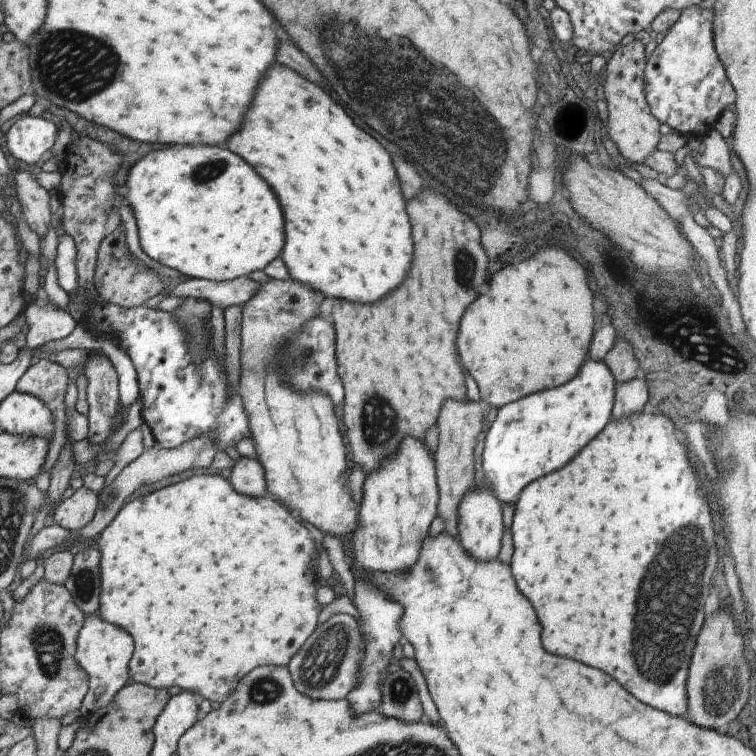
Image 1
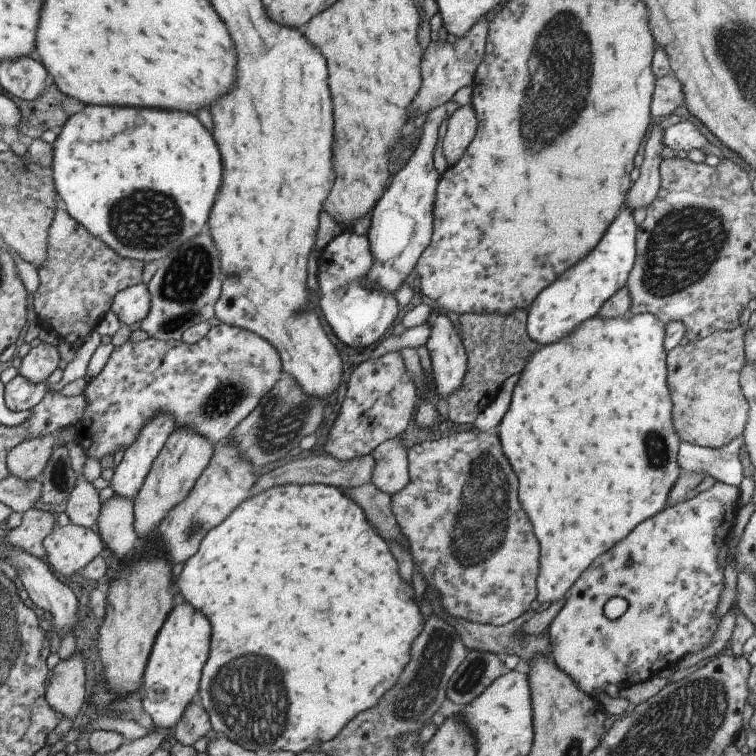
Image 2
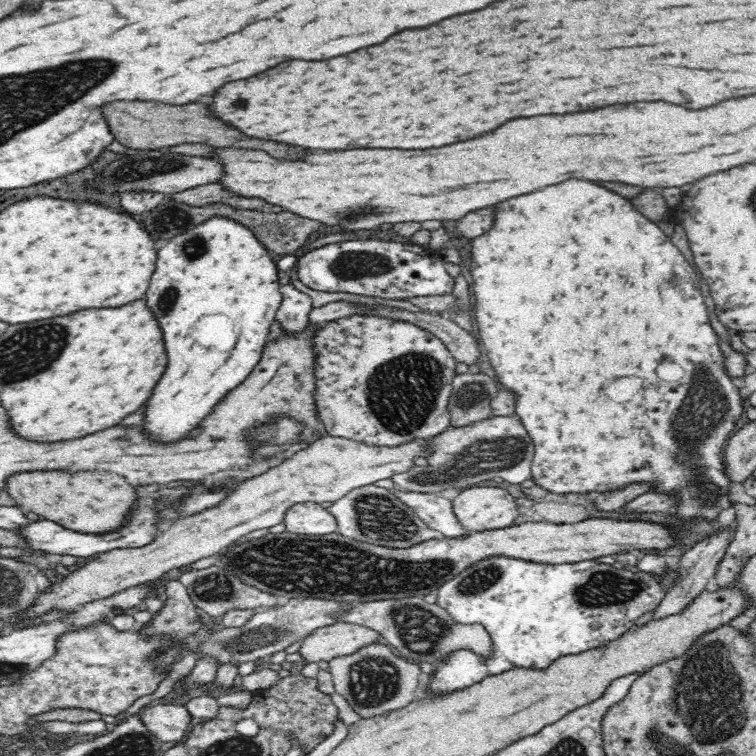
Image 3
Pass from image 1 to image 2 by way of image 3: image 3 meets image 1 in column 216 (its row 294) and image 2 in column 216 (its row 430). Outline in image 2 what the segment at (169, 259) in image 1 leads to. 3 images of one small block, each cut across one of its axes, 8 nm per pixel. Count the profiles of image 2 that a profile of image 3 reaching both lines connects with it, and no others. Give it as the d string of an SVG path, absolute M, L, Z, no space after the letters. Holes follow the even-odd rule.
M84 106L78 114L70 115L65 119L61 127L60 134L52 144L51 164L53 183L61 205L75 221L87 228L95 237L103 240L103 243L114 249L120 256L144 263L157 260L158 263L180 244L184 244L188 238L196 236L200 228L206 224L222 184L222 160L212 134L198 122L196 116L174 112L174 110L150 110L150 108L128 108L128 106L122 106L122 108L120 106Z

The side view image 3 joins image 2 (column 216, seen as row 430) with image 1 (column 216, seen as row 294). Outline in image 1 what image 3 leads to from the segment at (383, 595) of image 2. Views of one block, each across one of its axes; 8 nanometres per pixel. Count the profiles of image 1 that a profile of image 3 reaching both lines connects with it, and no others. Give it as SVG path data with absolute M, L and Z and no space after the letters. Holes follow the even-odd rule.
M218 474L192 476L183 482L167 486L148 496L136 499L122 507L114 520L101 532L97 542L101 554L101 595L98 616L127 630L134 639L134 652L129 662L129 675L135 683L156 689L182 688L184 691L199 692L212 702L221 704L238 682L252 672L256 666L286 667L317 627L318 616L324 605L318 603L316 590L322 585L321 578L311 571L311 563L320 551L316 547L306 526L296 520L282 504L272 498L258 498L234 490L231 482Z

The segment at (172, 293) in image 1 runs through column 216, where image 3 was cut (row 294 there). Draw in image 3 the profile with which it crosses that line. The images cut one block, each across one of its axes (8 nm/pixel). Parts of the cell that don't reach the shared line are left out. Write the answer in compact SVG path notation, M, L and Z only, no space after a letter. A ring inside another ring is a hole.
M292 283L280 285L282 295L275 319L288 335L300 332L308 327L308 313L312 310L312 299L309 295L296 289Z

